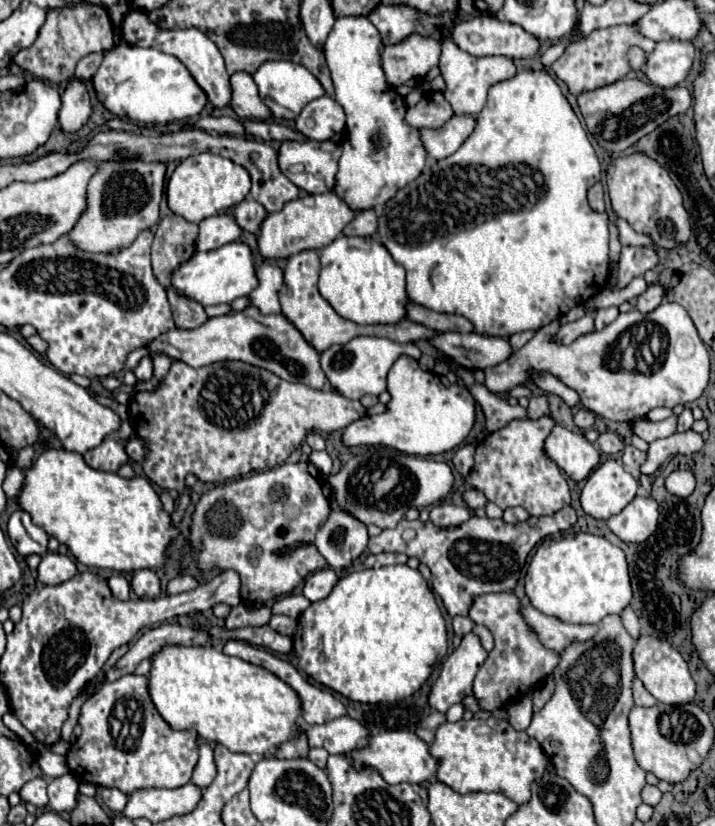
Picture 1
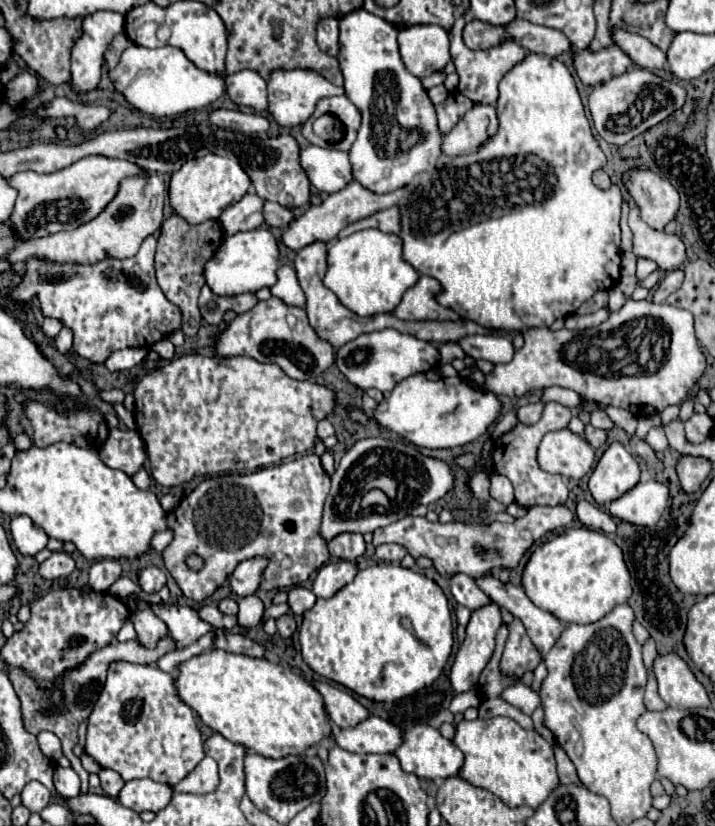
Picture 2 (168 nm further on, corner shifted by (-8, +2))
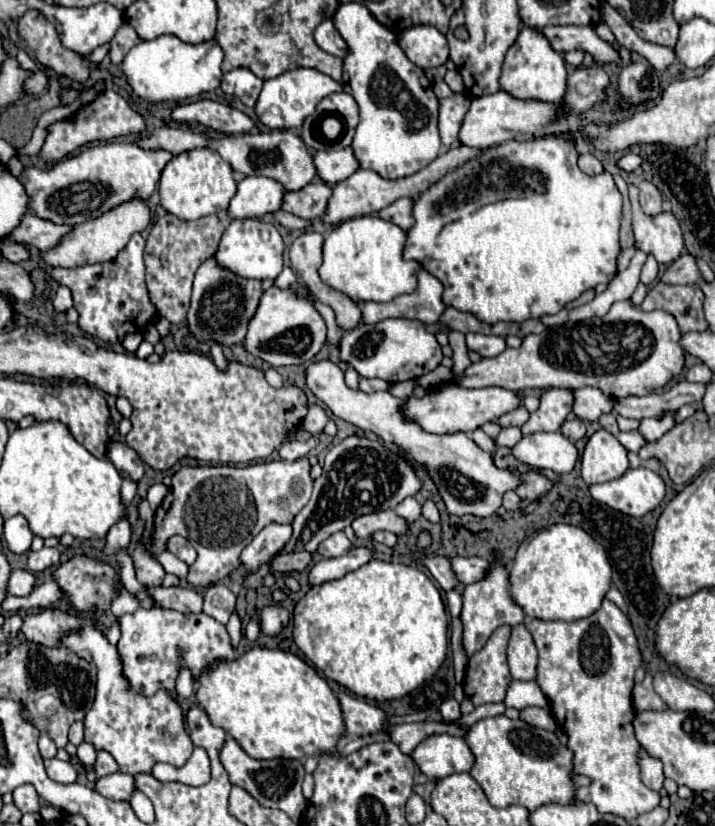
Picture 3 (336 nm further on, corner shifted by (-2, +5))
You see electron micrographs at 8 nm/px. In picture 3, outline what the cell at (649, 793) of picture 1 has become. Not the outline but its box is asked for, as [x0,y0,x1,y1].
[638,748,664,790]

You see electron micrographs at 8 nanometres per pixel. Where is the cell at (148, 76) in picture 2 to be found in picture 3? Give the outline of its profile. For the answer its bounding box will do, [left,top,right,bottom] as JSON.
[122,36,224,102]

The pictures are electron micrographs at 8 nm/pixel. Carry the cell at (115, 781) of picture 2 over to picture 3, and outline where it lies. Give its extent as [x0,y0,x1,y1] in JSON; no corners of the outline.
[94,750,118,776]

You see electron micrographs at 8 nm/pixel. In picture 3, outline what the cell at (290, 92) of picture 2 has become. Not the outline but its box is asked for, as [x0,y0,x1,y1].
[256,68,342,130]

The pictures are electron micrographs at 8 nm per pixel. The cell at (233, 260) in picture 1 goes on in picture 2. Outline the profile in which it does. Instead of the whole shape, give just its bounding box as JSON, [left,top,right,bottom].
[204,227,278,297]

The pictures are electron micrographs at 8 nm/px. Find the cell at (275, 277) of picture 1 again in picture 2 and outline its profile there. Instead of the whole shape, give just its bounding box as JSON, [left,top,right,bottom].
[270,265,304,307]

